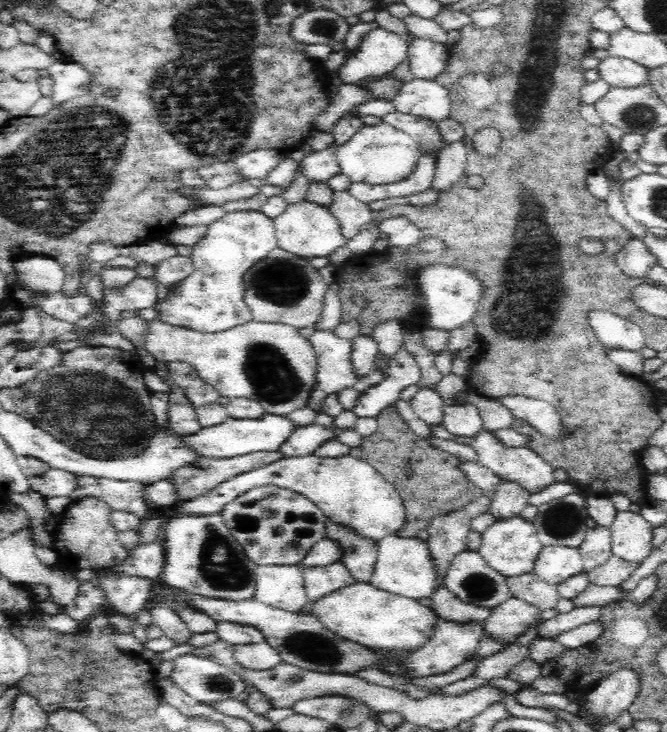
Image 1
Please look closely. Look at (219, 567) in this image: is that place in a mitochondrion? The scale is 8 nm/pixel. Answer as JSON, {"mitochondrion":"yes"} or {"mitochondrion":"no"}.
{"mitochondrion":"yes"}

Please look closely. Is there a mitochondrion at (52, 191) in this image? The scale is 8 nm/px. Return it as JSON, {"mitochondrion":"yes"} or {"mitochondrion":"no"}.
{"mitochondrion":"yes"}

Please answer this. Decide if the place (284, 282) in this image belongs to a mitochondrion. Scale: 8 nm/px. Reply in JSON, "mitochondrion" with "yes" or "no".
{"mitochondrion":"yes"}

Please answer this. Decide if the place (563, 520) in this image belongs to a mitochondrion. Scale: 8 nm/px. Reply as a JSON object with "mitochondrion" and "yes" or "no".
{"mitochondrion":"yes"}

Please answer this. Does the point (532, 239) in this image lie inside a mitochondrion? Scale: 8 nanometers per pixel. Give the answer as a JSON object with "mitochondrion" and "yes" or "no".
{"mitochondrion":"yes"}

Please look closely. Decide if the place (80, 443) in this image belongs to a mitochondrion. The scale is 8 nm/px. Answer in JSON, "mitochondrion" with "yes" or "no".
{"mitochondrion":"no"}

